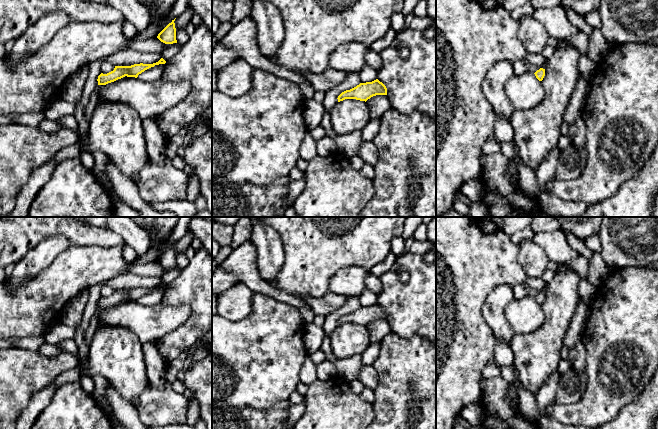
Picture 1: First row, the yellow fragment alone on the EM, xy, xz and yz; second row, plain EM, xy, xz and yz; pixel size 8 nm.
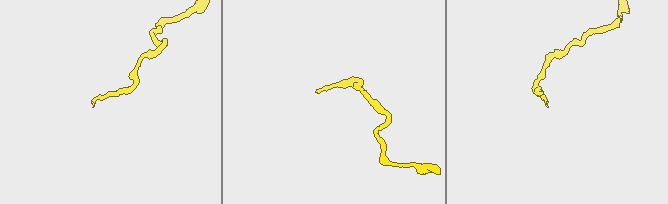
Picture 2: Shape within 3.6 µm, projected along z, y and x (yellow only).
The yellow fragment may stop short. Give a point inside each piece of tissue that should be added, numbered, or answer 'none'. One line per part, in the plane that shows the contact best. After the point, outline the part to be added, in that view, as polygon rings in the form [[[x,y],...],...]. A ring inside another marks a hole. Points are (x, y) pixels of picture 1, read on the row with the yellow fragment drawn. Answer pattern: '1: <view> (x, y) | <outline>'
none

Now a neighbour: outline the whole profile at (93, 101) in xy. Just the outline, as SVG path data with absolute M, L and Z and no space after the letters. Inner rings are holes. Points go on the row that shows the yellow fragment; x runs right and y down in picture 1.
M97 85L95 87L95 89L93 90L93 92L90 96L90 99L89 99L89 103L88 103L87 108L85 110L85 116L89 121L91 120L91 118L93 116L96 105L98 104L98 99L99 99L98 88L99 88L99 85Z

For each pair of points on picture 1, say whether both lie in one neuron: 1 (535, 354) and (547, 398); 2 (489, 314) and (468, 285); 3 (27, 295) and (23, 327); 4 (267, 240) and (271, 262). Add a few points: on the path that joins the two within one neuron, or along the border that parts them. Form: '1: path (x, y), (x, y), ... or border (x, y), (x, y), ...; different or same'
1: border (557, 370), (536, 394); different
2: border (497, 286), (482, 306), (482, 317), (490, 327); different
3: path (27, 303), (27, 310), (23, 314), (23, 319); same
4: path (268, 245), (270, 257); same

